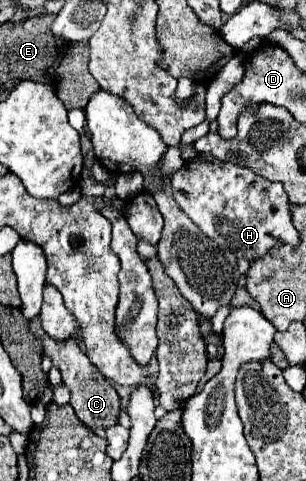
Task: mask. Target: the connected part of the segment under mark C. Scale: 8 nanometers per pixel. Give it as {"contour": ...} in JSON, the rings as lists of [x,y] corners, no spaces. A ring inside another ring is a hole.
{"contour":[[[34,316],[30,322],[30,334],[34,334],[36,340],[42,342],[42,354],[52,360],[52,366],[62,372],[62,382],[70,390],[70,404],[76,412],[76,416],[90,428],[108,428],[116,424],[116,416],[120,410],[120,398],[112,384],[98,372],[98,368],[88,360],[88,356],[78,348],[76,340],[68,338],[66,342],[52,340],[44,330],[42,322],[38,322],[38,316]]]}

